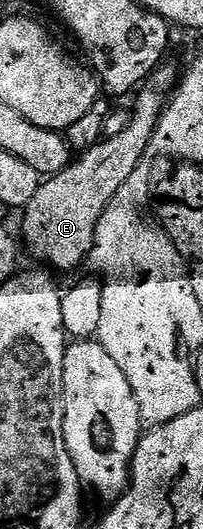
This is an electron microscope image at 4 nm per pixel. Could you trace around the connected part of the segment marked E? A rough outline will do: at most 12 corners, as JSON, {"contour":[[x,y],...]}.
{"contour":[[178,71],[139,88],[130,125],[45,178],[24,239],[49,268],[94,251],[110,201],[149,154]]}

